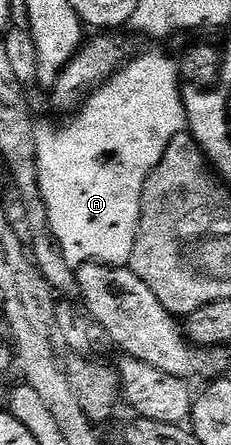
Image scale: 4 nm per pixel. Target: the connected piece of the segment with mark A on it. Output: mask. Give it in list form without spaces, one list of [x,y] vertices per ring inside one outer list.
[[[142,53],[133,56],[99,89],[93,89],[69,125],[55,129],[52,125],[41,124],[36,131],[40,194],[50,210],[48,221],[52,225],[52,234],[62,247],[62,255],[66,255],[73,267],[82,266],[88,261],[128,265],[140,226],[140,196],[146,179],[162,159],[170,139],[185,132],[188,123],[182,74],[177,62],[172,62],[164,53]]]

